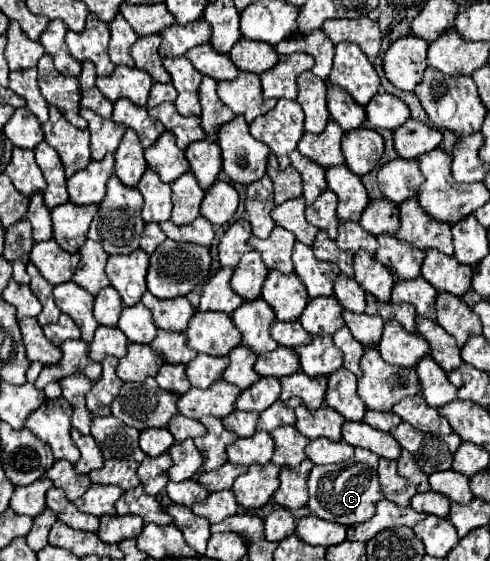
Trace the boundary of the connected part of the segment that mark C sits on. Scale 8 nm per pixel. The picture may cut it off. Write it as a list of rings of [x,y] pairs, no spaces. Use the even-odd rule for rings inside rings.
[[[356,448],[350,464],[314,466],[308,480],[310,512],[322,520],[338,522],[344,526],[366,522],[374,514],[376,502],[382,500],[382,492],[378,490],[376,468],[378,468],[378,456],[364,448]]]

